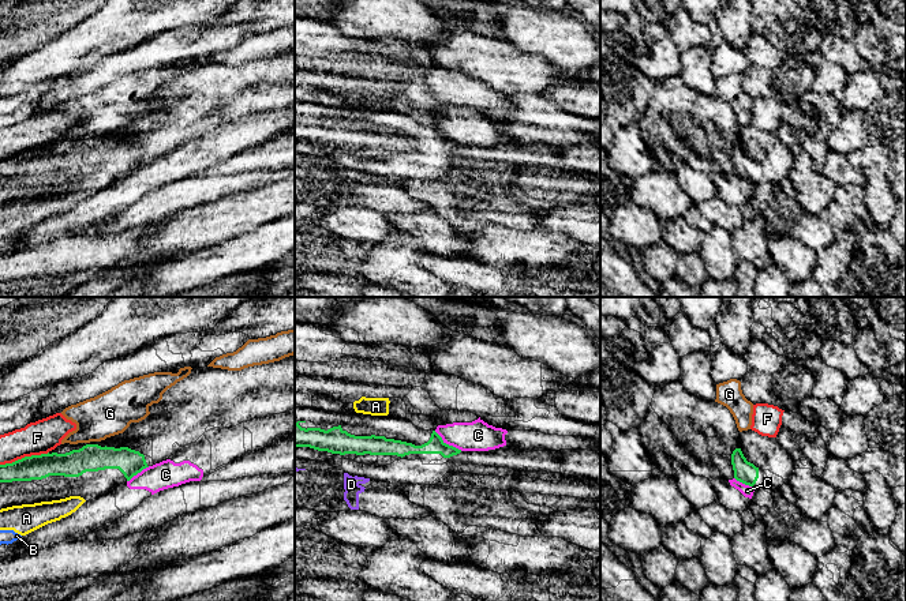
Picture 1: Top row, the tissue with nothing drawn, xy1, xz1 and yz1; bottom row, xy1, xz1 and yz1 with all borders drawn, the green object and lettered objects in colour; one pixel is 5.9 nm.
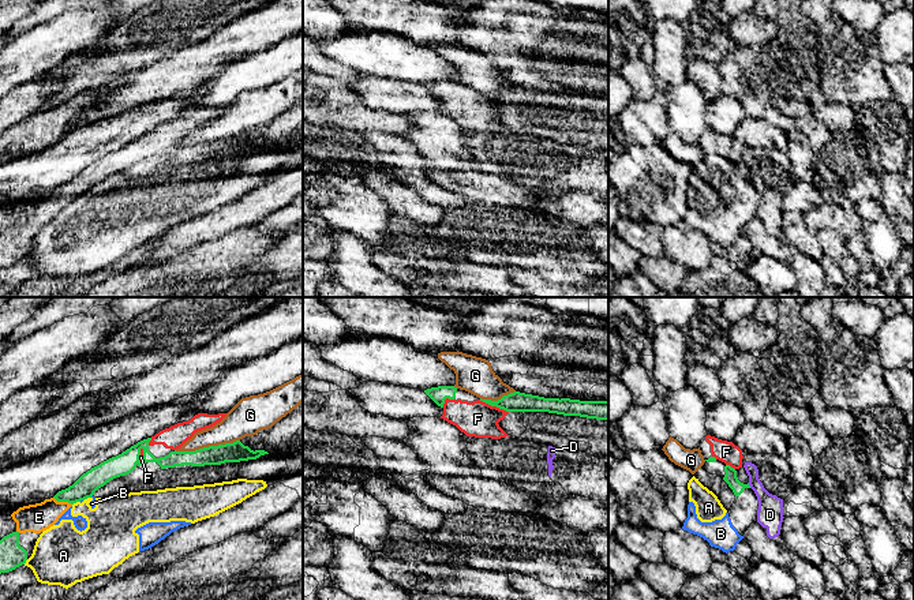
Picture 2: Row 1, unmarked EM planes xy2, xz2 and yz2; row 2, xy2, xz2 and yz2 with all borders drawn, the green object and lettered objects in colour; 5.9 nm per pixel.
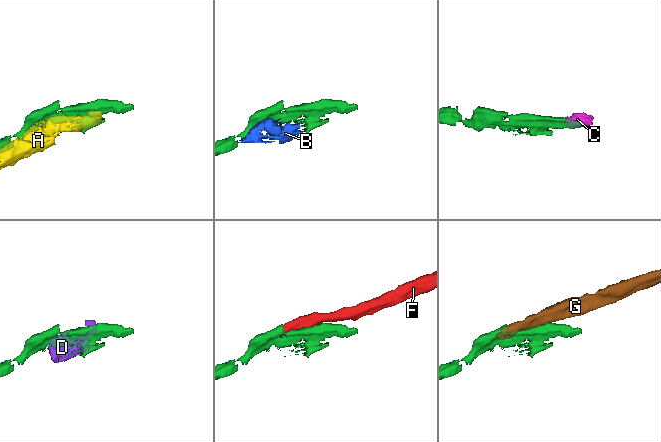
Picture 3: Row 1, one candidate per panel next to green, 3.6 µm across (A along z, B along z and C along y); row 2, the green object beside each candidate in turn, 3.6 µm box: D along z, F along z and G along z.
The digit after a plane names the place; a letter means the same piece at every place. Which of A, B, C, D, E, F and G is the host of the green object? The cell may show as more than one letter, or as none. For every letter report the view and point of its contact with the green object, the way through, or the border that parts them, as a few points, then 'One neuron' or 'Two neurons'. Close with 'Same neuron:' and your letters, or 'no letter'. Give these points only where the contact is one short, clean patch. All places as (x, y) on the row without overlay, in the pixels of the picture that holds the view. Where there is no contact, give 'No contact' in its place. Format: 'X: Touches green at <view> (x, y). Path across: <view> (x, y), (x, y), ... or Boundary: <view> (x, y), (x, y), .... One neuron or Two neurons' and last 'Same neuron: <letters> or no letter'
A: Touches green at xy2 (86, 192). Two neurons
B: Touches green at xy2 (81, 194). Two neurons
C: Touches green at xz1 (448, 139). Boundary: xz1 (434, 126), (446, 138), (461, 145). Two neurons
D: Touches green at yz2 (749, 180). Two neurons
E: Touches green at xy2 (63, 195). One neuron
F: Touches green at xy1 (25, 151). One neuron
G: Touches green at xy2 (206, 142). Two neurons
Same neuron: E, F

